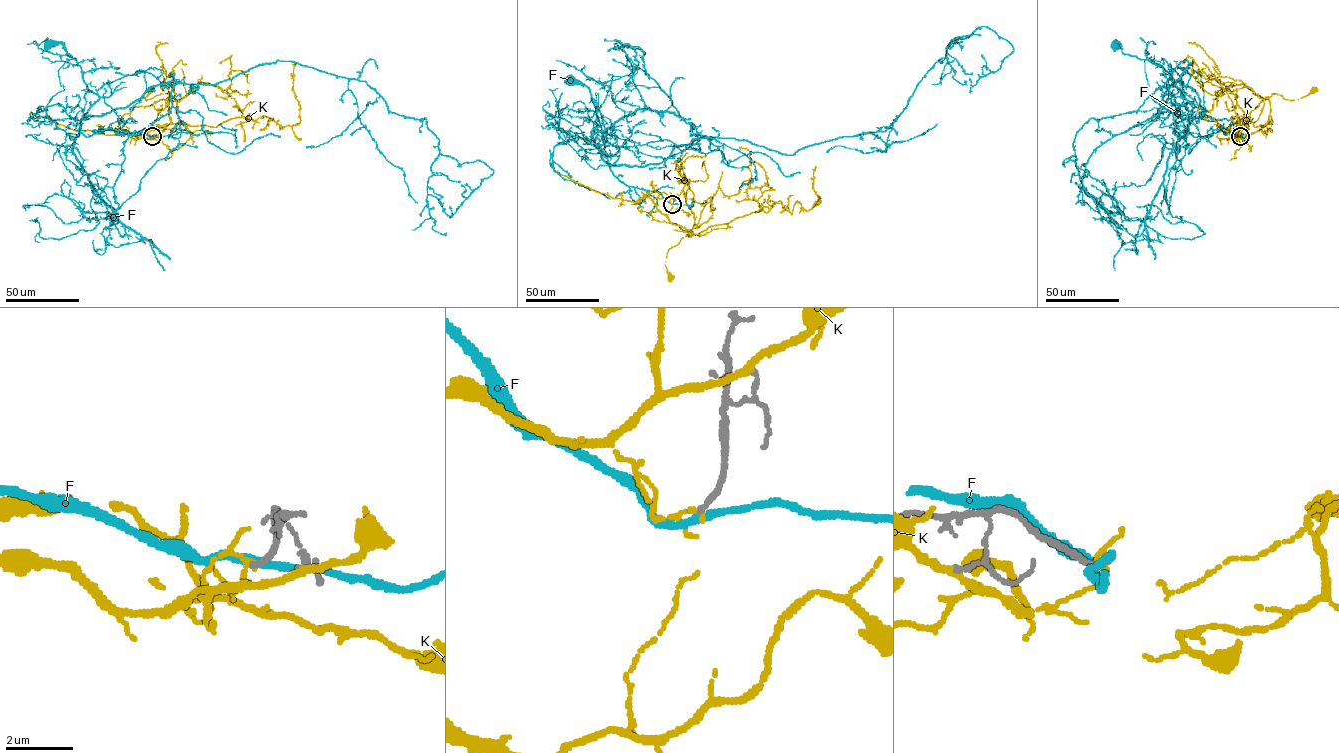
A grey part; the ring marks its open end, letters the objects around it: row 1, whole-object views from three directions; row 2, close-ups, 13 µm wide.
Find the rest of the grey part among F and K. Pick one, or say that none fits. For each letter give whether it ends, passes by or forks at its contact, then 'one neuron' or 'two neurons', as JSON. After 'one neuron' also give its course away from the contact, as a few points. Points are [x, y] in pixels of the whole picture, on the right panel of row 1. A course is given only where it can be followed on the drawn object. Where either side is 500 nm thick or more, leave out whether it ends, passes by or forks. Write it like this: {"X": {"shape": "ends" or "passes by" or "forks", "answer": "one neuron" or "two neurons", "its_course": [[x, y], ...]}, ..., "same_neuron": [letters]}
{"F": {"shape": "passes by", "answer": "one neuron", "its_course": [[1240, 137], [1222, 130], [1193, 137], [1187, 131], [1192, 105], [1171, 75], [1124, 54], [1121, 44], [1115, 44]]}, "K": {"shape": "passes by", "answer": "two neurons"}, "same_neuron": ["F"]}

